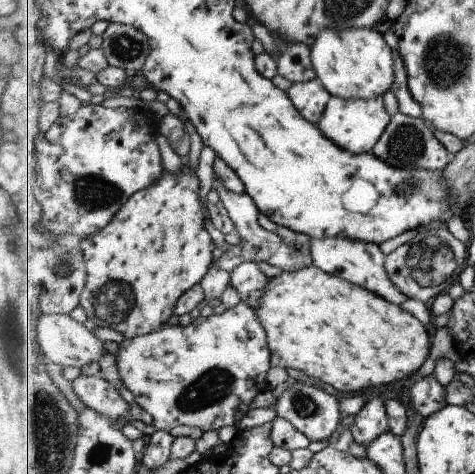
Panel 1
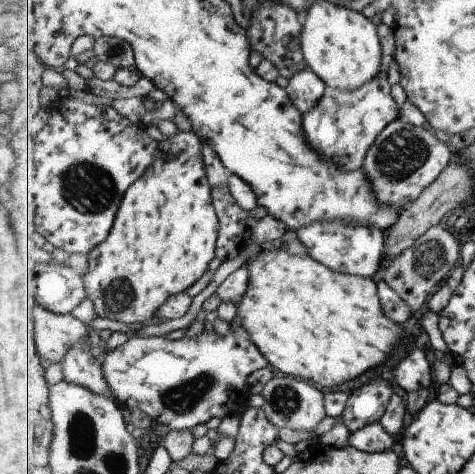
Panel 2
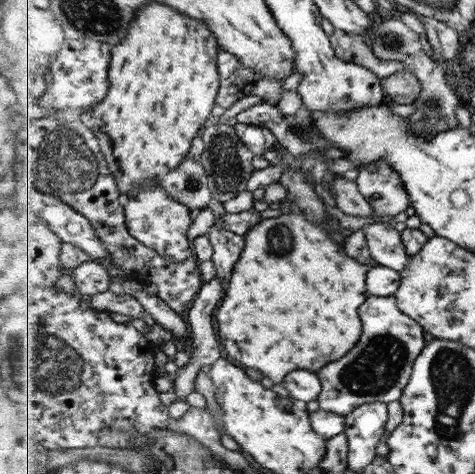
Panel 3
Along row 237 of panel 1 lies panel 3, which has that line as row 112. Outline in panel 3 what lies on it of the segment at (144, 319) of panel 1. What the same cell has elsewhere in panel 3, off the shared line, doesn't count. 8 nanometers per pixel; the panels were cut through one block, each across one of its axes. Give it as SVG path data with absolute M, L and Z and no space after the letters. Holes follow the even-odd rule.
M149 1L145 3L139 11L137 11L137 17L131 21L131 27L129 27L129 33L121 43L112 47L112 63L110 66L110 84L109 94L105 96L105 100L101 104L97 104L96 108L89 110L89 112L83 112L80 119L92 129L98 137L100 137L100 147L105 154L105 158L108 160L109 169L116 177L117 186L120 188L123 197L131 191L135 191L141 187L141 185L153 185L155 181L159 183L165 174L175 170L179 167L185 159L187 154L191 152L191 144L193 140L197 138L199 130L205 126L205 122L209 120L211 110L215 108L217 97L221 88L221 76L219 64L217 60L220 59L220 52L222 50L218 36L209 29L208 24L201 20L189 20L189 16L165 6L165 4L159 4L157 1Z

